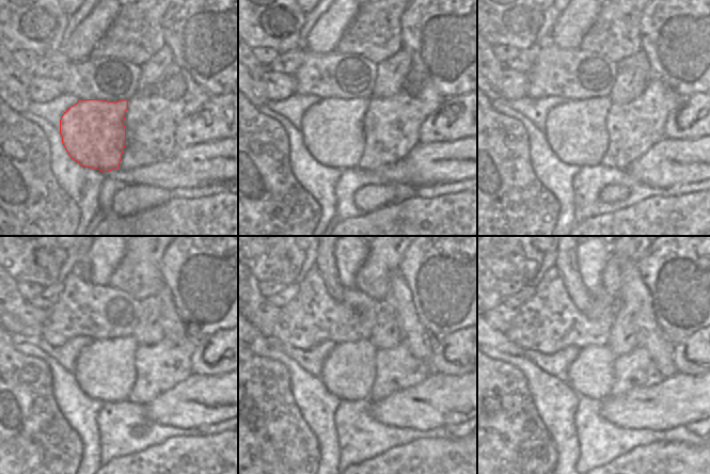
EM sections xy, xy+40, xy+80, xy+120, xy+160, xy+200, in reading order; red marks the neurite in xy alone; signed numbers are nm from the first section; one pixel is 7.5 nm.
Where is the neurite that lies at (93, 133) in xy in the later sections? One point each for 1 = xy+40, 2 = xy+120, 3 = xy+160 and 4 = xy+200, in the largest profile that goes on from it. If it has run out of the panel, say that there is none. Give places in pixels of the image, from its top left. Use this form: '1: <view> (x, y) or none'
1: xy+40 (332, 129)
2: xy+120 (105, 370)
3: xy+160 (348, 373)
4: xy+200 (593, 373)

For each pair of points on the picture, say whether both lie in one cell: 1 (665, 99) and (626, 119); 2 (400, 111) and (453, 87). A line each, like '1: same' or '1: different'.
1: same
2: different

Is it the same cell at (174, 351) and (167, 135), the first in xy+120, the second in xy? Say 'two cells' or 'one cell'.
one cell

